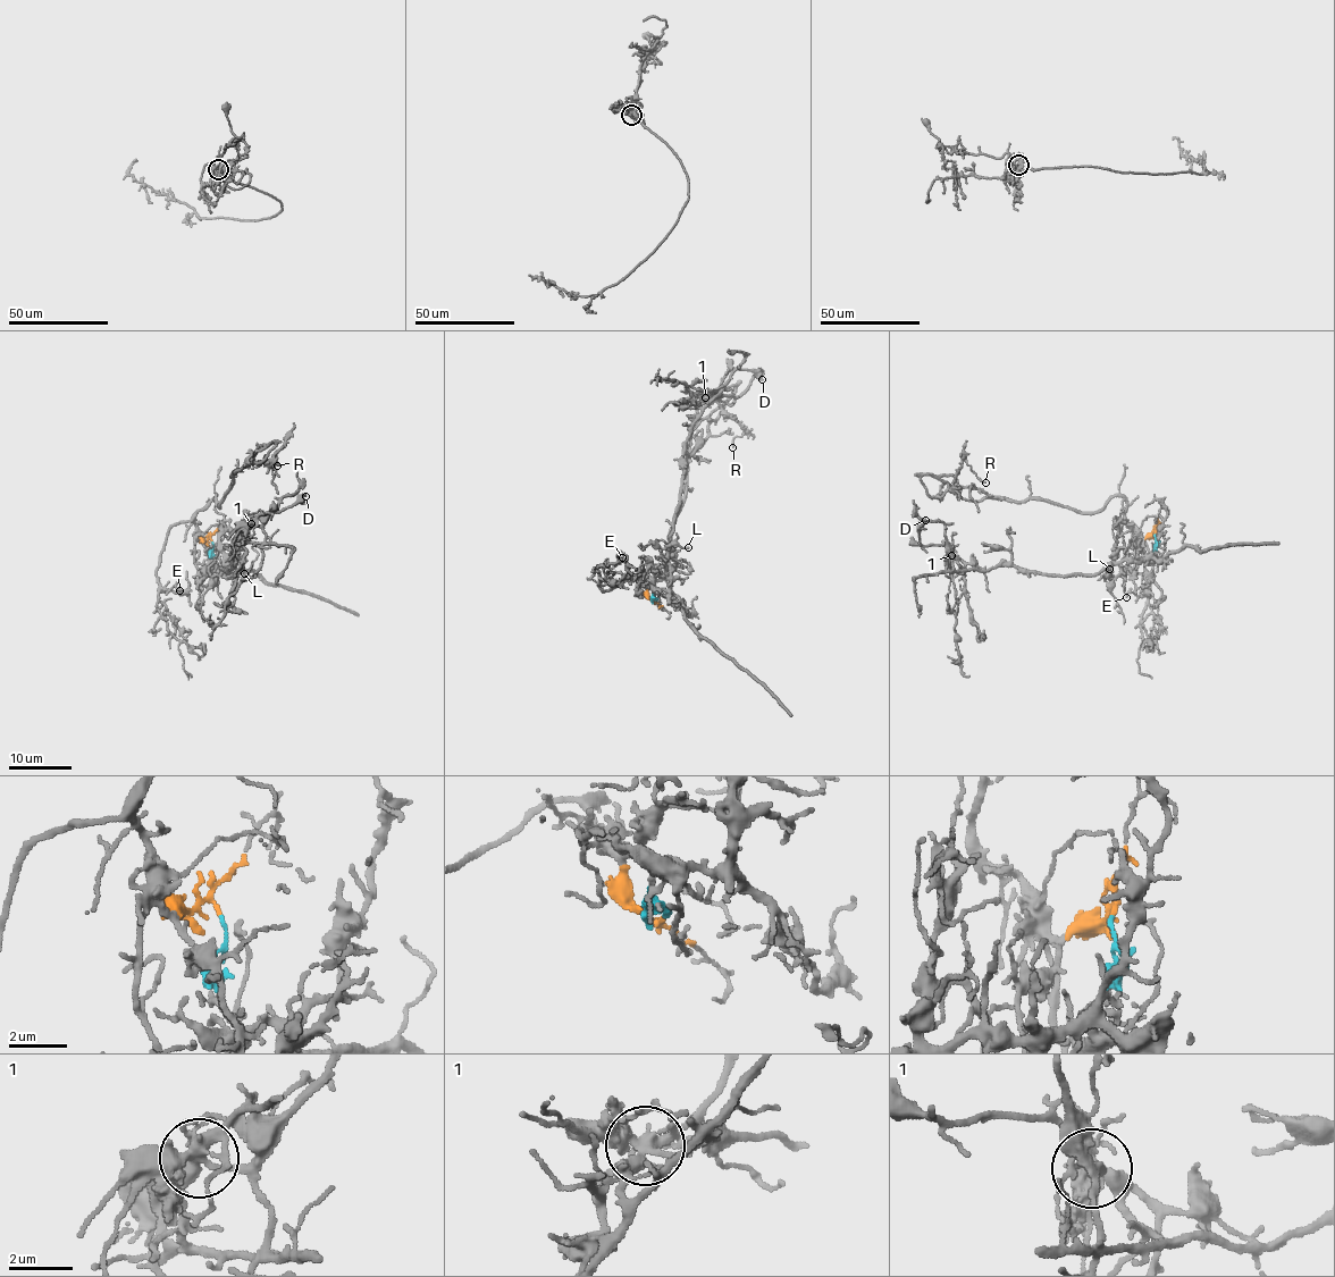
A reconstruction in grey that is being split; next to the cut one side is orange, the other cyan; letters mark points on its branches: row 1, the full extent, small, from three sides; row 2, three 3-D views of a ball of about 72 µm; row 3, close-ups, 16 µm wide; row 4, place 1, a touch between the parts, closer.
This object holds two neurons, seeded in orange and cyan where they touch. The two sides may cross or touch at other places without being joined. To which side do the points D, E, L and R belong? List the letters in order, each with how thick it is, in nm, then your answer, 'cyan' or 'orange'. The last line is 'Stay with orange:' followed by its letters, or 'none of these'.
D: 150 nm | cyan
E: 130 nm | orange
L: 100 nm | cyan
R: 100 nm | orange
Stay with orange: E, R

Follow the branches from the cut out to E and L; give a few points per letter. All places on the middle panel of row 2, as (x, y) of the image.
E: (656, 599), (649, 598), (638, 576), (628, 576), (603, 591), (598, 582), (622, 557)
L: (656, 599), (653, 591), (657, 588), (666, 590), (670, 586), (669, 547), (688, 547)

